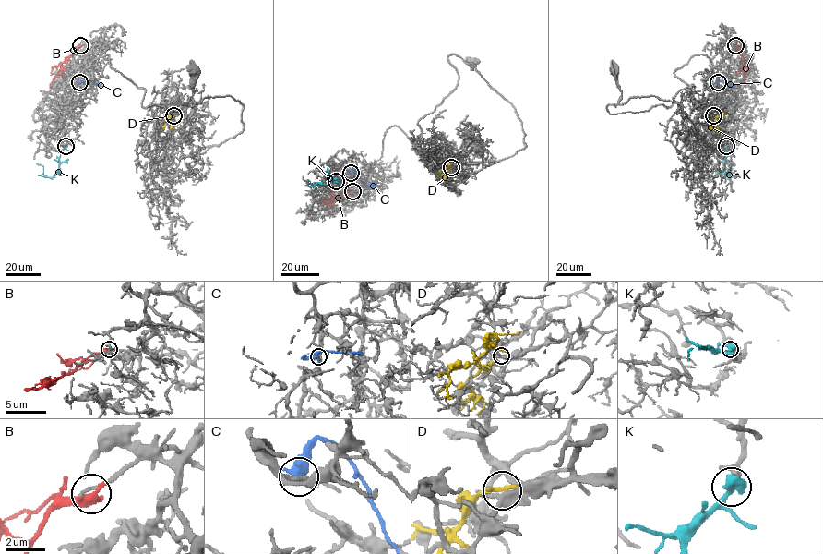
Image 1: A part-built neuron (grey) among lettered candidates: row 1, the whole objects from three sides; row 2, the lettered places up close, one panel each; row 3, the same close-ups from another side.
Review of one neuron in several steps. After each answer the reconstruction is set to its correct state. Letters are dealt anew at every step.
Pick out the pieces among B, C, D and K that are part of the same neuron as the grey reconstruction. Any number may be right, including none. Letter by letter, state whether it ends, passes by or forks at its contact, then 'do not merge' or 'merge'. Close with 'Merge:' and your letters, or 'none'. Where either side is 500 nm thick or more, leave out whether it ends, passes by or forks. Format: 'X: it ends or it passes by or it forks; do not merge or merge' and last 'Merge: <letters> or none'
B: do not merge
C: do not merge
D: it ends; do not merge
K: merge
Merge: K

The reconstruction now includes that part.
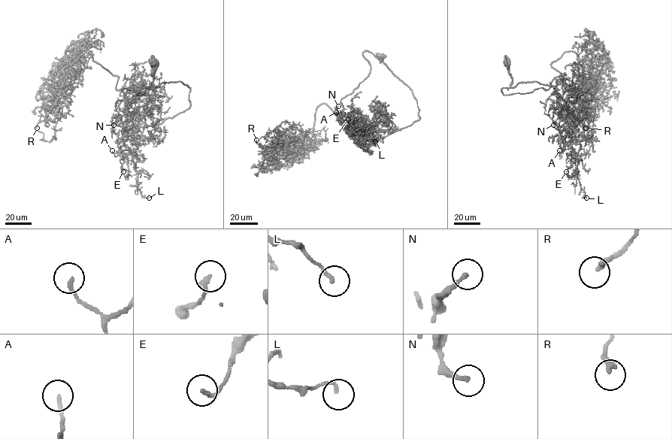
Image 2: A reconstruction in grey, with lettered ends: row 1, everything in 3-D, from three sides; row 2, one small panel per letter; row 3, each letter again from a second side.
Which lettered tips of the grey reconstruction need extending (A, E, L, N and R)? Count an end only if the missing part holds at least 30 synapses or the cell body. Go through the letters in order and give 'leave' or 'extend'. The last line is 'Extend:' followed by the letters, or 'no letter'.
A: leave
E: leave
L: leave
N: leave
R: leave
Extend: no letter

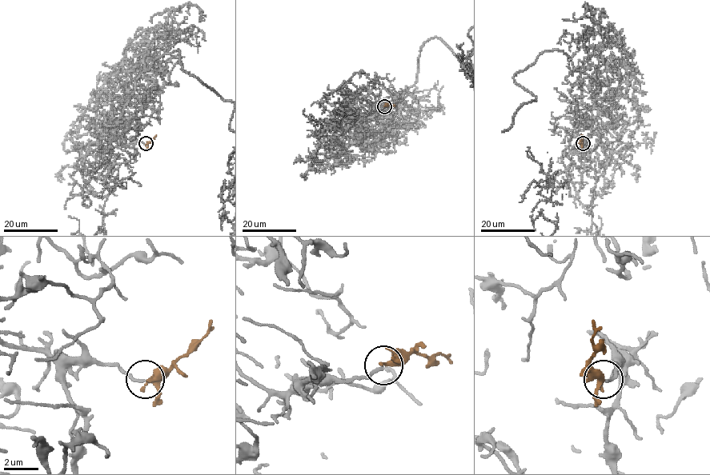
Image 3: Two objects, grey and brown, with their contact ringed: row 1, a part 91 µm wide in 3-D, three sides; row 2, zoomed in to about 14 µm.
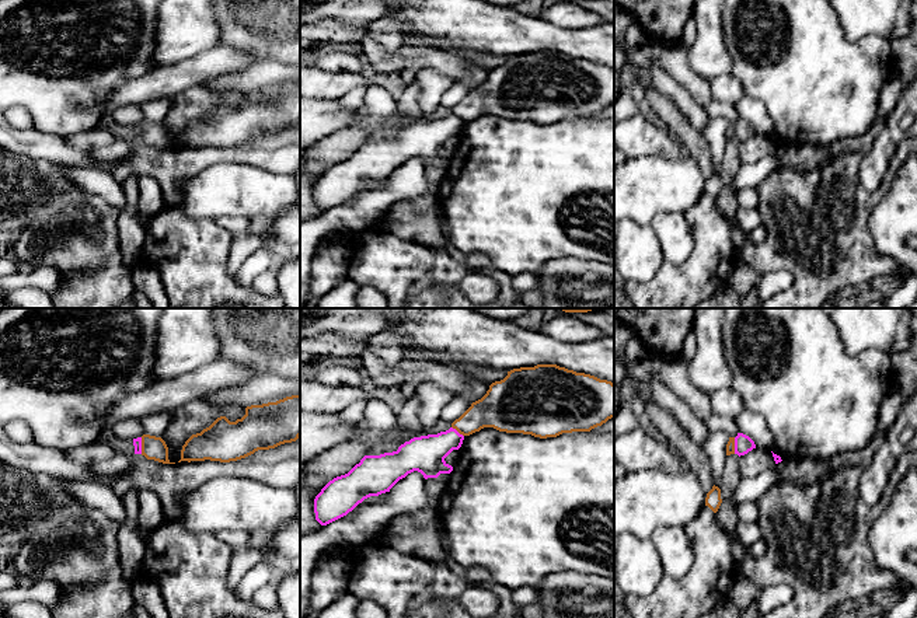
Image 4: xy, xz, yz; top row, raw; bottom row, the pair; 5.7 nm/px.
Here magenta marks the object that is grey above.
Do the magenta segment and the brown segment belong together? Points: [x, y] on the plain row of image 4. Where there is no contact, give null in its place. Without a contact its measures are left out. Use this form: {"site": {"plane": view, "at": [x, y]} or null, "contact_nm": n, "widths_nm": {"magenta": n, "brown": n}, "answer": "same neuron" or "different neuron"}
{"site": {"plane": "xy", "at": [140, 132]}, "contact_nm": 100, "widths_nm": {"magenta": 50, "brown": 130}, "answer": "different neuron"}

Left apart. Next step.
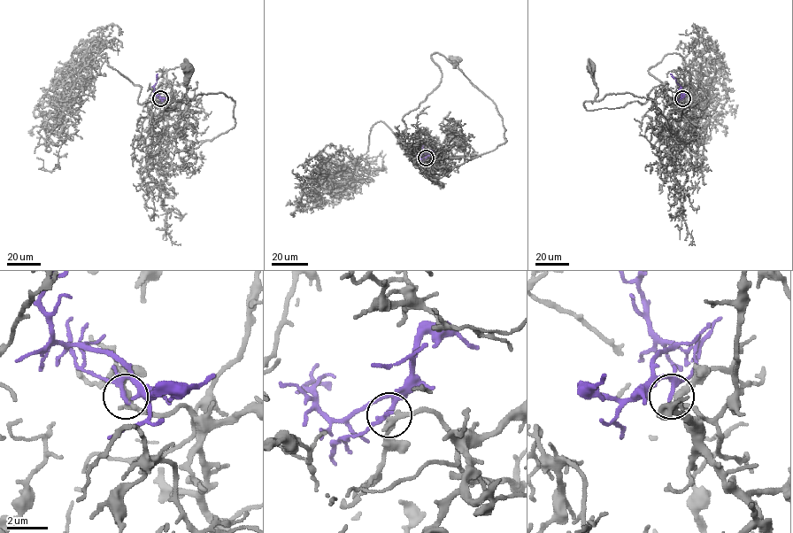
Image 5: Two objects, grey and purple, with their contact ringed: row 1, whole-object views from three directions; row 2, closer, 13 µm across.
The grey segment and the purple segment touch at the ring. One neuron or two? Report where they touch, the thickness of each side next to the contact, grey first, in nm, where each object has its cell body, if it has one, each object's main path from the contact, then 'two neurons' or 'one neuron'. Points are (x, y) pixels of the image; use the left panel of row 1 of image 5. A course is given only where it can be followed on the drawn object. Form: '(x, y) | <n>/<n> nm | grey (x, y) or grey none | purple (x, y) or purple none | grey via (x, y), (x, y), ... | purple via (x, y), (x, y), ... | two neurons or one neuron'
(160, 98) | 360/150 nm | grey (187, 69) | purple none | grey via (160, 98), (186, 121), (180, 137), (212, 140), (234, 126), (235, 103), (225, 94), (188, 99), (187, 68) | purple via (160, 98), (153, 93), (157, 74) | one neuron

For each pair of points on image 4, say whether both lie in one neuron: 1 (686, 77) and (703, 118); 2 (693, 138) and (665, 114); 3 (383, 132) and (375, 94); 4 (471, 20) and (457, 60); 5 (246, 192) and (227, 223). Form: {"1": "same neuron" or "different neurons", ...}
{"1": "different neurons", "2": "same neuron", "3": "same neuron", "4": "different neurons", "5": "different neurons"}

